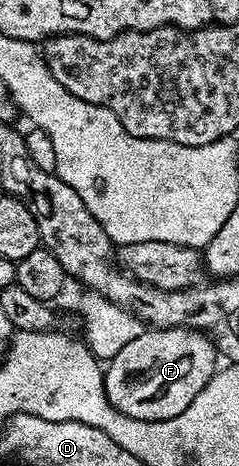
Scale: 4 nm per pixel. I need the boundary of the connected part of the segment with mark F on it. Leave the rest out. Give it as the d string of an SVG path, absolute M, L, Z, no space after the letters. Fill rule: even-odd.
M161 327L159 329L146 329L134 341L130 341L121 349L114 353L112 359L107 360L104 372L104 388L106 397L114 409L126 413L126 417L135 419L145 419L147 423L154 421L166 421L178 417L182 409L206 389L206 385L212 380L213 375L218 370L218 352L213 340L209 339L203 331L198 331L194 327Z

